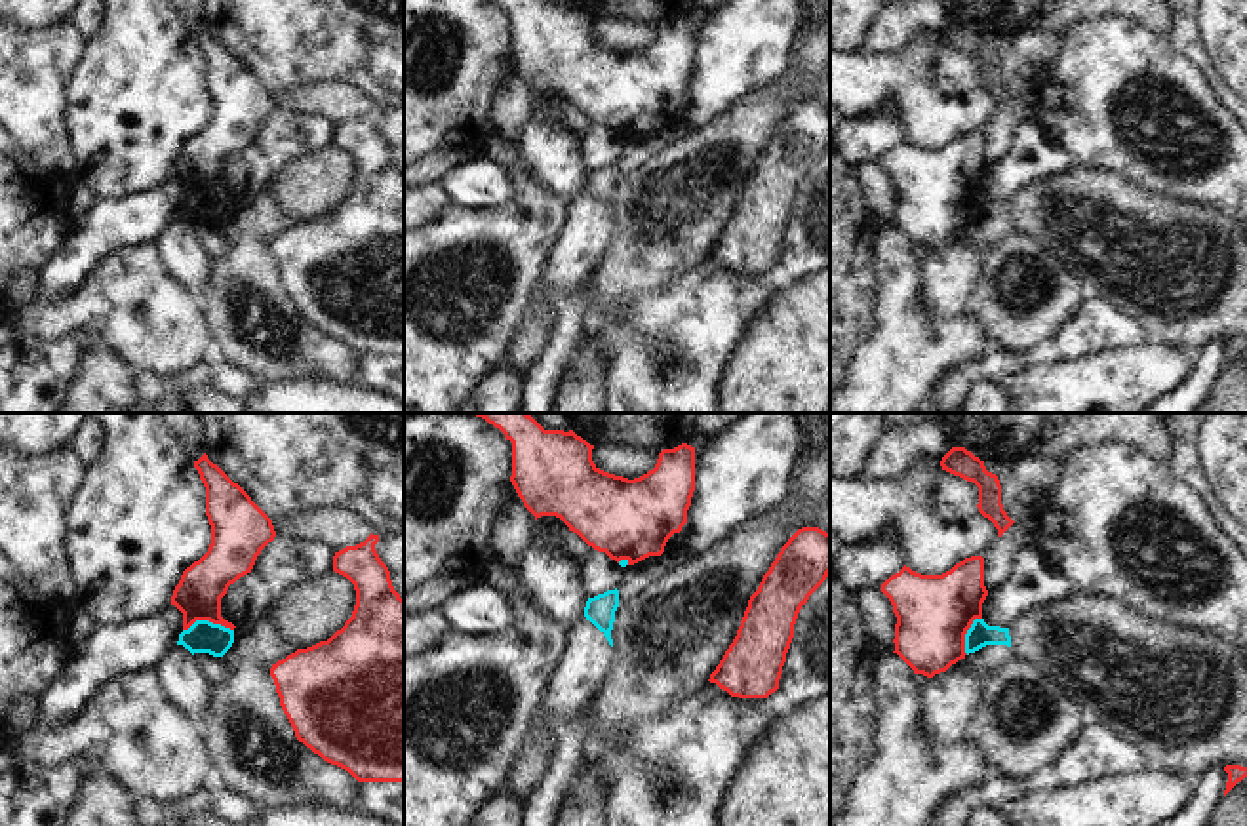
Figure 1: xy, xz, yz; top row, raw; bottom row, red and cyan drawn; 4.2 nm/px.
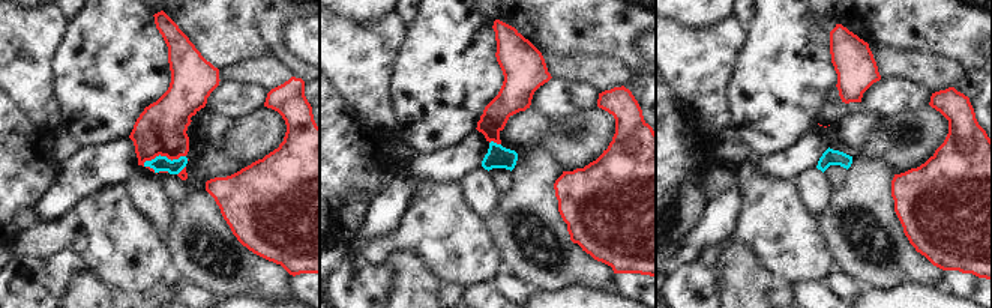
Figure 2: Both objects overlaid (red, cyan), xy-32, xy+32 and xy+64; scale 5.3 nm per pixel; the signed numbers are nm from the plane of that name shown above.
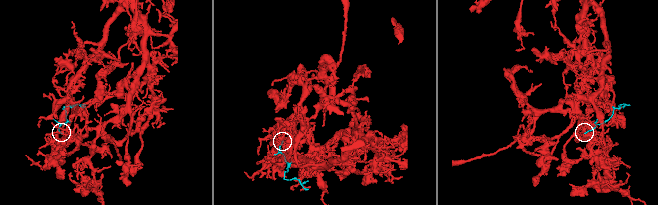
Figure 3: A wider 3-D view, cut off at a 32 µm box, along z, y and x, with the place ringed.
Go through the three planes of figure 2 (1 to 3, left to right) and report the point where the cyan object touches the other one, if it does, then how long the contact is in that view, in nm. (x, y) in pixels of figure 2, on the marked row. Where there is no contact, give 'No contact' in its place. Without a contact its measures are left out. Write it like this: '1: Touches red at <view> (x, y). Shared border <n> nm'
1: Touches red at xy-32 (162, 155). Shared border 240 nm
2: Touches red at xy+32 (496, 141). Shared border 70 nm
3: No contact

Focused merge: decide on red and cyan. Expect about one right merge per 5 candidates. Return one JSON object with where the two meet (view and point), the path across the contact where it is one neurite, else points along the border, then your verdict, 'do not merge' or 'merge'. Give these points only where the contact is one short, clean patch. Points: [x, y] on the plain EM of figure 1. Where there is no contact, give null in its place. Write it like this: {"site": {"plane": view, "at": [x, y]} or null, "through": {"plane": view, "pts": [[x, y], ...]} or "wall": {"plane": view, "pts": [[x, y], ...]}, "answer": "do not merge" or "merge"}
{"site": {"plane": "xy", "at": [208, 193]}, "wall": {"plane": "xy", "pts": [[233, 202], [195, 195], [183, 204]]}, "answer": "do not merge"}

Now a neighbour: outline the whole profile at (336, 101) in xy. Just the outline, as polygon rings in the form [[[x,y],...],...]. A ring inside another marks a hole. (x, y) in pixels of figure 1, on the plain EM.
[[[322,82],[297,86],[272,95],[276,108],[301,116],[320,116],[333,126],[364,116],[371,103],[364,91],[348,82]]]

